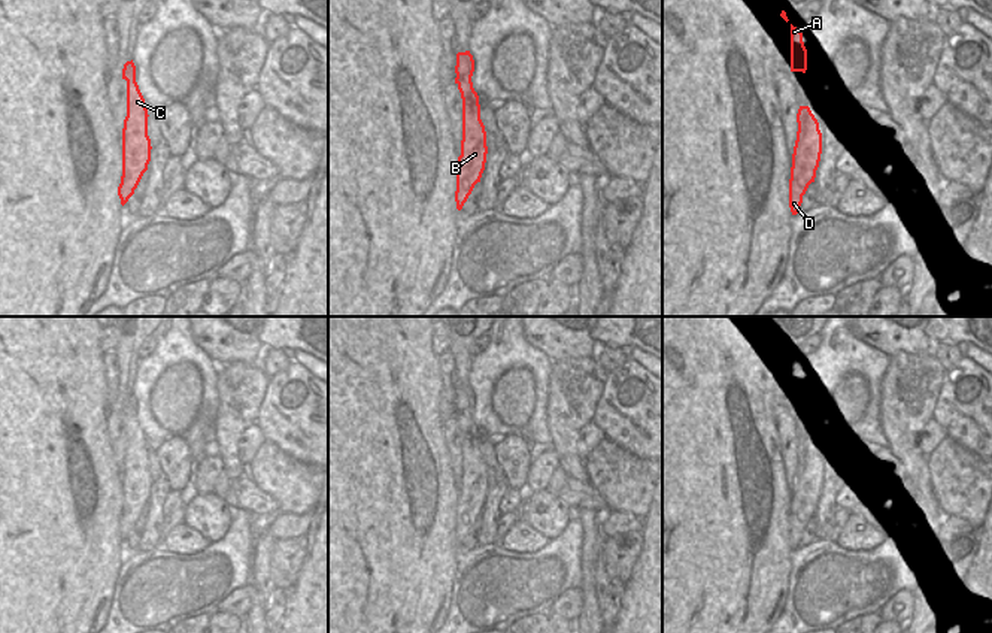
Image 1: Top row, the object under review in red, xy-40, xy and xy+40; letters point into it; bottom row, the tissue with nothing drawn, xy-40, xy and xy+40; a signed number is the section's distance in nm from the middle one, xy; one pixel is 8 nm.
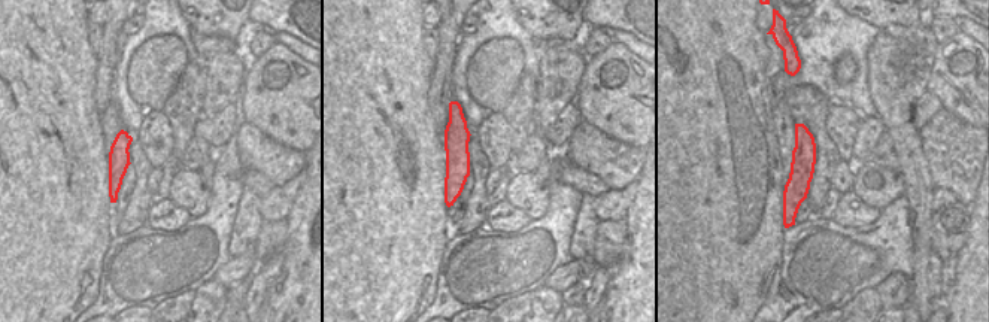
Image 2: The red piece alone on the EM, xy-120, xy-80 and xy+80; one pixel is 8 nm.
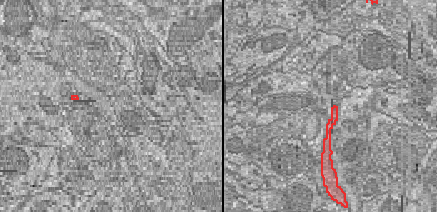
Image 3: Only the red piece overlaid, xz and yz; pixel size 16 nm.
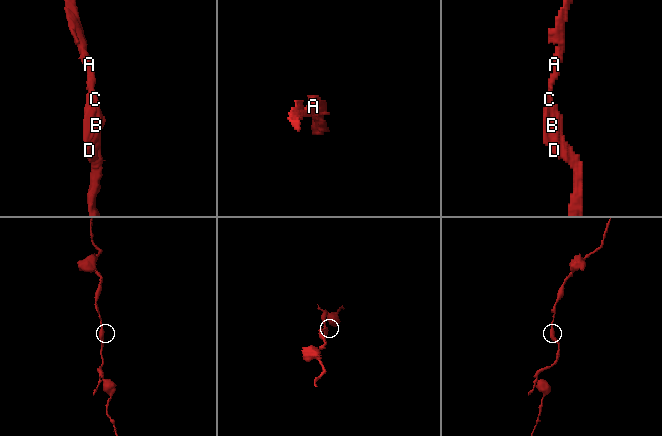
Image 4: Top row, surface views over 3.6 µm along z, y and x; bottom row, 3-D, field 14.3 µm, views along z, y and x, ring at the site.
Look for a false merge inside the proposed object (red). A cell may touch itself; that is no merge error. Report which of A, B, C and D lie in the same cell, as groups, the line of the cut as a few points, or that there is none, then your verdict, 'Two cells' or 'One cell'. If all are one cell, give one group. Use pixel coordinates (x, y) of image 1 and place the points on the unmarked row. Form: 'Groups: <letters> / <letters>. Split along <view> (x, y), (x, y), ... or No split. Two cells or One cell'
Groups: A B C D. No split. One cell

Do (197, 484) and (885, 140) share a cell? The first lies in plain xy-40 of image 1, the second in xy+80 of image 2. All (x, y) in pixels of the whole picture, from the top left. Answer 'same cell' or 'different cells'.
different cells

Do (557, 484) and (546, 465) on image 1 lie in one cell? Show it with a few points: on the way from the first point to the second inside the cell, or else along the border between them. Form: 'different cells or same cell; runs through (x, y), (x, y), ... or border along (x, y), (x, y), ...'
different cells; border along (558, 465), (545, 488)

